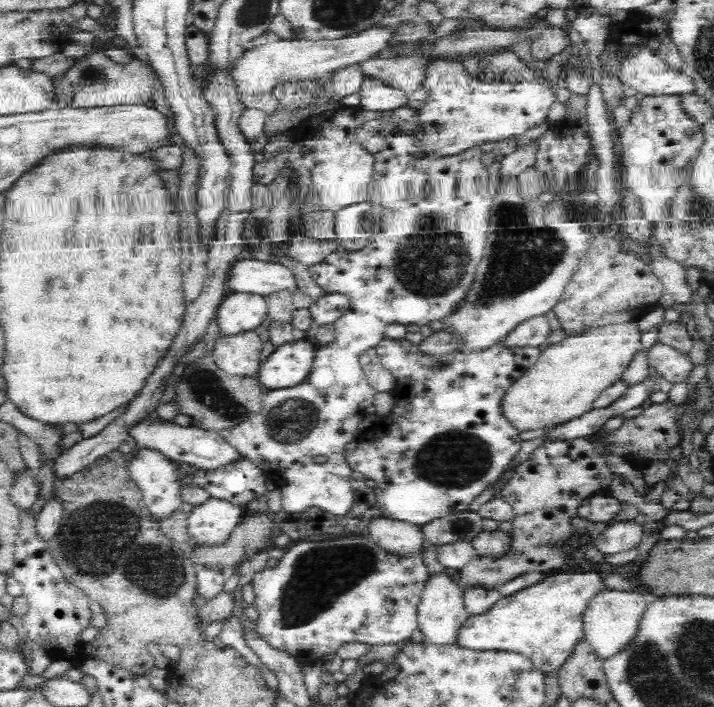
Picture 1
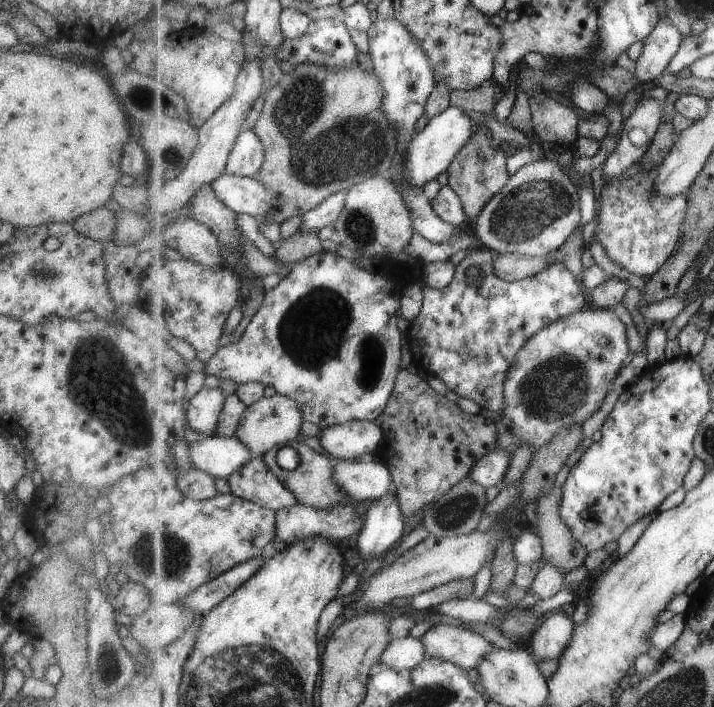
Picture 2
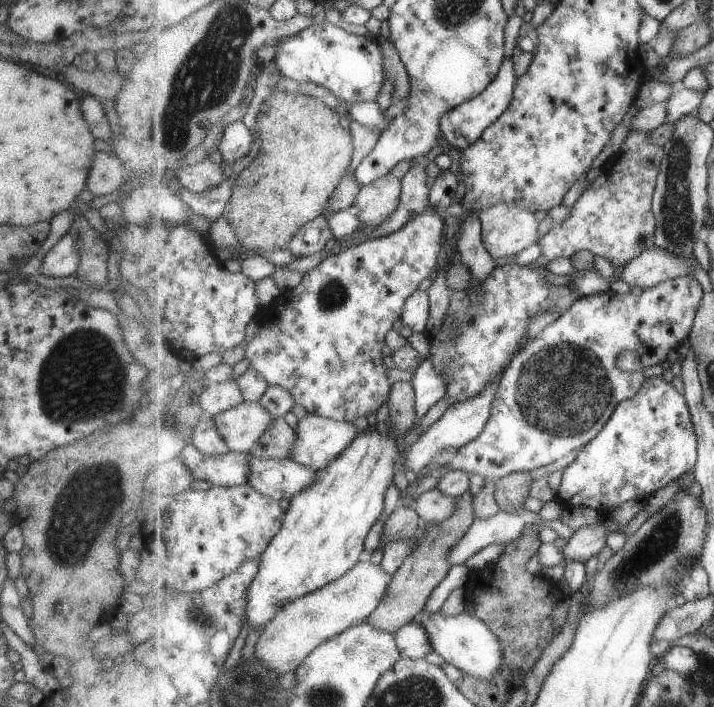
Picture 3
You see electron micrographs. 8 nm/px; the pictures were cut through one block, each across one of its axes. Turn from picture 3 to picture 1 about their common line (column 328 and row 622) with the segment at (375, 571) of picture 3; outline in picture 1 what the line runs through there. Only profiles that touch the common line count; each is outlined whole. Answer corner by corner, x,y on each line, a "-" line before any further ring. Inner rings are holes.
606,589
592,598
583,616
585,642
594,650
600,661
608,661
608,658
622,653
622,650
631,645
639,632
642,614
647,606
648,602
643,592
638,593
632,590

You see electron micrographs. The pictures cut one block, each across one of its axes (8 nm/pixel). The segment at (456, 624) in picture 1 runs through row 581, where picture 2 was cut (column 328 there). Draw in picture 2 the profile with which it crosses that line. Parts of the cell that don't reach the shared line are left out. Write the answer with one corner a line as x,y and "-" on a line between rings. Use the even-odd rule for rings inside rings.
354,420
323,429
318,435
319,449
334,461
354,461
359,456
374,453
385,438
377,421

